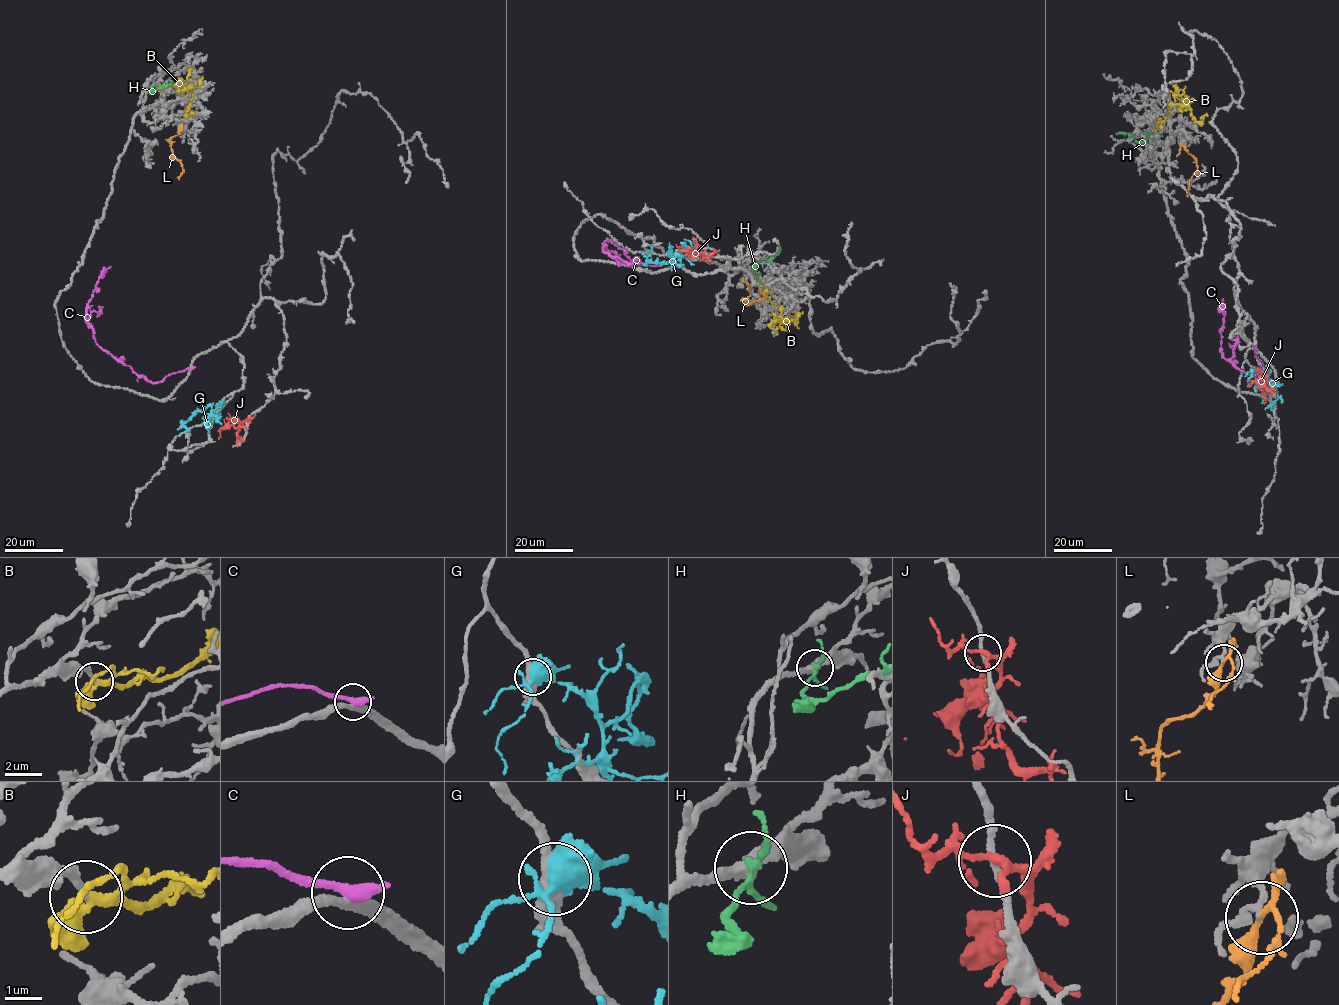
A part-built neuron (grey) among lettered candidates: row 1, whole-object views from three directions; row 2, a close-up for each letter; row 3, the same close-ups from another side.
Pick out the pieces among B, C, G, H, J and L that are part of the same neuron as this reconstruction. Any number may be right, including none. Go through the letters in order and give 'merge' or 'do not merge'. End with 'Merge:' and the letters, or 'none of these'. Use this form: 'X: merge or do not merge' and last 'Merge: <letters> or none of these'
B: merge
C: do not merge
G: do not merge
H: do not merge
J: do not merge
L: do not merge
Merge: B

